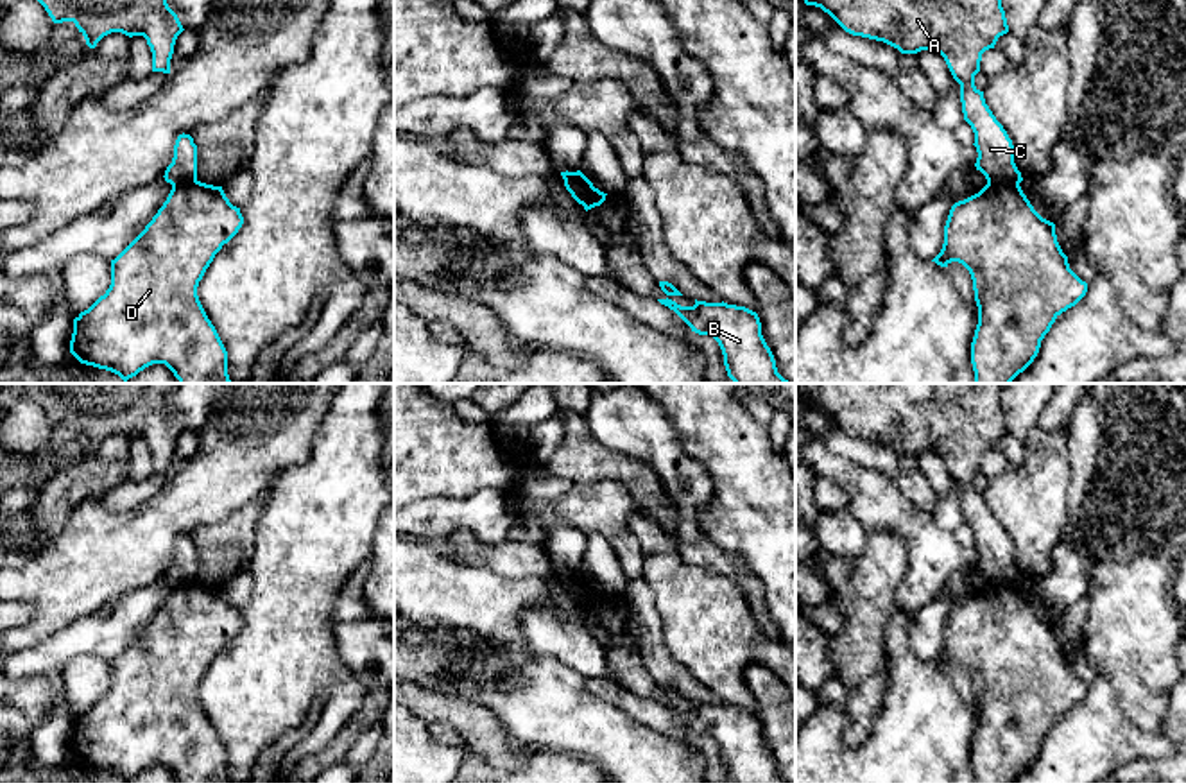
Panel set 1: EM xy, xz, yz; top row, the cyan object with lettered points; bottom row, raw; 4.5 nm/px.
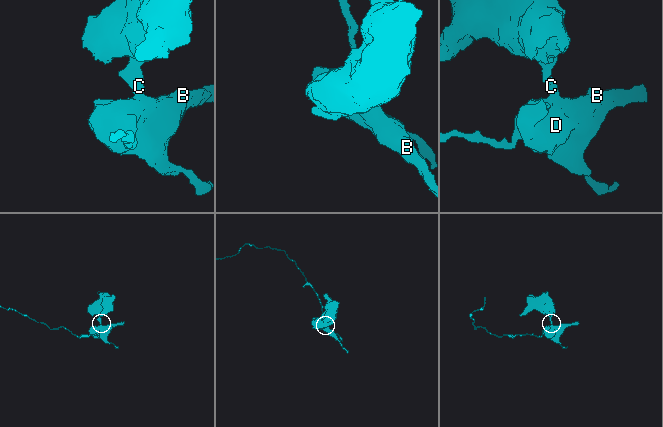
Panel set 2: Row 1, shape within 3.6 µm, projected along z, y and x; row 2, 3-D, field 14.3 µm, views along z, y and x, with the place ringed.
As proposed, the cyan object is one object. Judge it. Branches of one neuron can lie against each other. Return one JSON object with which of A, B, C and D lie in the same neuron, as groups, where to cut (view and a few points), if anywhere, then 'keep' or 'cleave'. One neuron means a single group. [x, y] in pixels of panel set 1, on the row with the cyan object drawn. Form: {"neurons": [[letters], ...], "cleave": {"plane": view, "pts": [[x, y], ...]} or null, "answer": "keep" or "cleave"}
{"neurons": [["A", "C"], ["B", "D"]], "cleave": {"plane": "yz", "pts": [[988, 181], [1018, 185]]}, "answer": "cleave"}

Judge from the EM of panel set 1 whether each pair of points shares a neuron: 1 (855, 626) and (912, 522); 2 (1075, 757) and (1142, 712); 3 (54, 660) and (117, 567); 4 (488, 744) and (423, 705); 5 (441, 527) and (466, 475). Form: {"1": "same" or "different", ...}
{"1": "different", "2": "different", "3": "different", "4": "same", "5": "different"}

